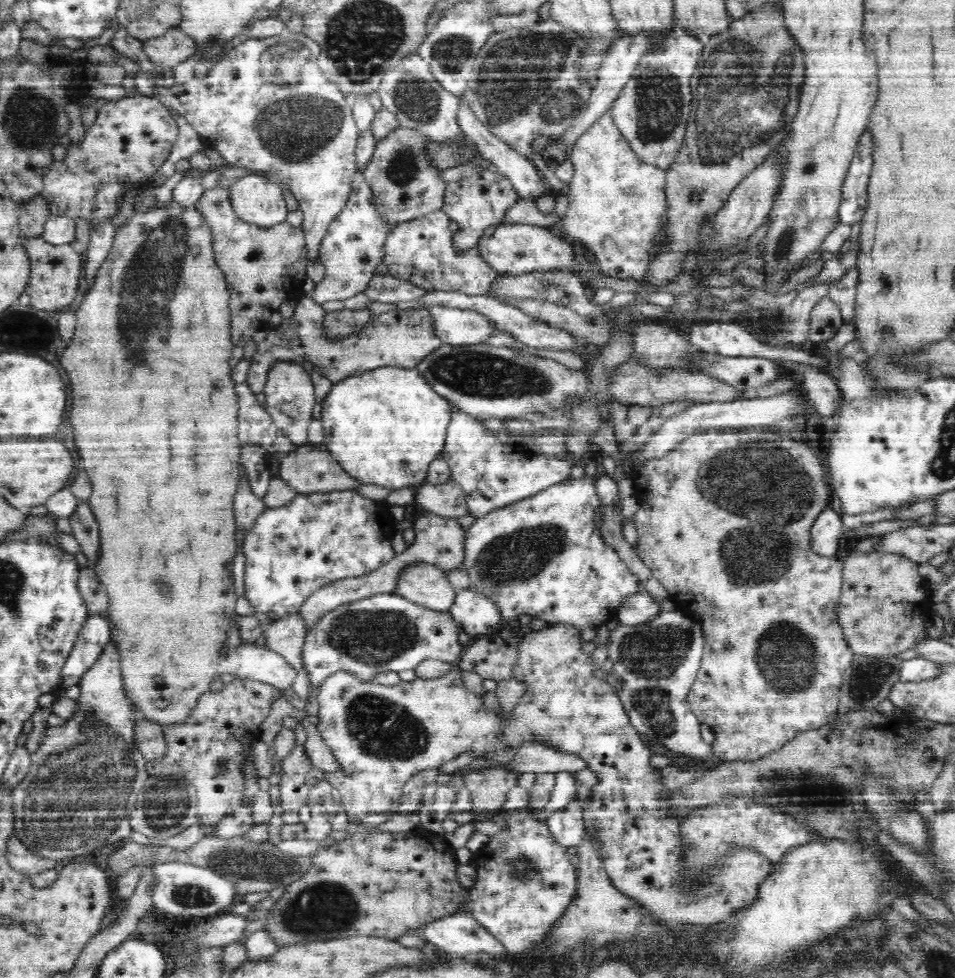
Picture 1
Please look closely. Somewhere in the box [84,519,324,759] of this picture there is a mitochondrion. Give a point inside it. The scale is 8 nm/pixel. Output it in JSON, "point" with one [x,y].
{"point":[161,584]}

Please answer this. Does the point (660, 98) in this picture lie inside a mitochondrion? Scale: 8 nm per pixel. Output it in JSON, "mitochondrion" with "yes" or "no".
{"mitochondrion":"yes"}

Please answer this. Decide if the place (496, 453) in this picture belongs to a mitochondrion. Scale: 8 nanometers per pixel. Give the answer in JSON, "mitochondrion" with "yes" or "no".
{"mitochondrion":"no"}

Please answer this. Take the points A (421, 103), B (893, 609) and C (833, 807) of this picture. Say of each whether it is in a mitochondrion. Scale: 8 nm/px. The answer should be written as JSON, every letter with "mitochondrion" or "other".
{"A":"mitochondrion","B":"other","C":"mitochondrion"}

